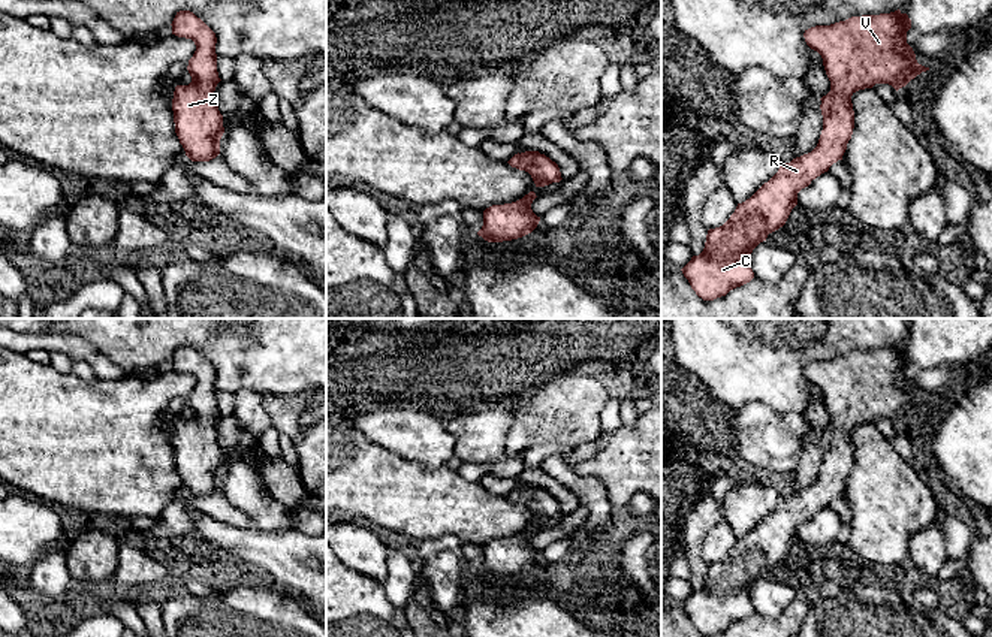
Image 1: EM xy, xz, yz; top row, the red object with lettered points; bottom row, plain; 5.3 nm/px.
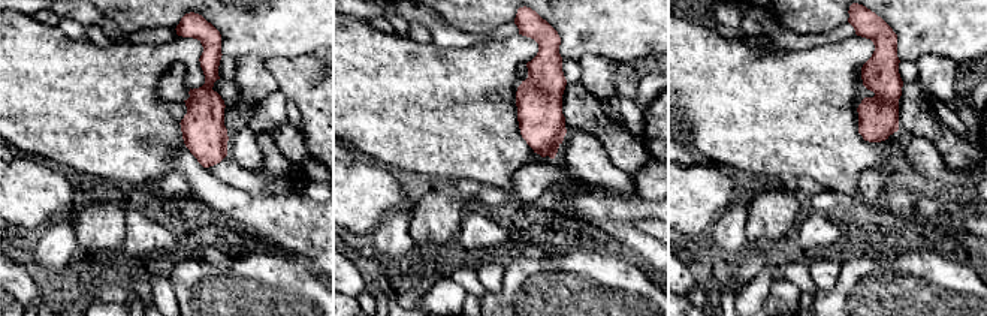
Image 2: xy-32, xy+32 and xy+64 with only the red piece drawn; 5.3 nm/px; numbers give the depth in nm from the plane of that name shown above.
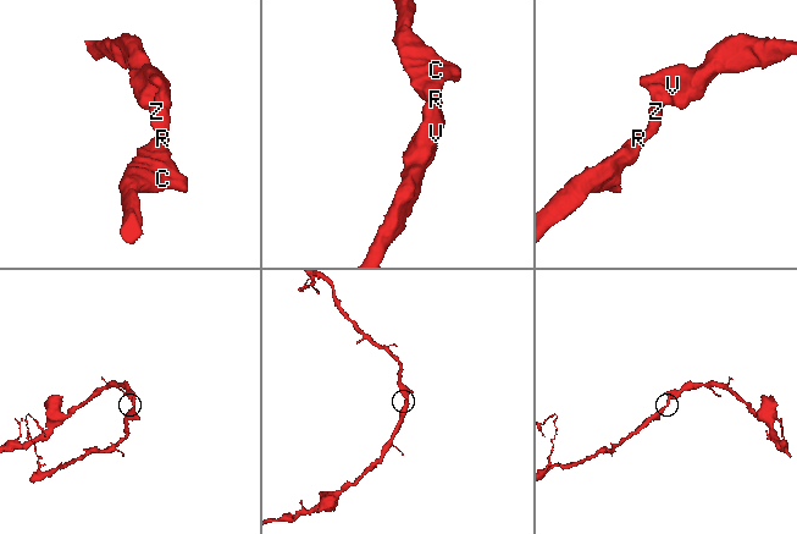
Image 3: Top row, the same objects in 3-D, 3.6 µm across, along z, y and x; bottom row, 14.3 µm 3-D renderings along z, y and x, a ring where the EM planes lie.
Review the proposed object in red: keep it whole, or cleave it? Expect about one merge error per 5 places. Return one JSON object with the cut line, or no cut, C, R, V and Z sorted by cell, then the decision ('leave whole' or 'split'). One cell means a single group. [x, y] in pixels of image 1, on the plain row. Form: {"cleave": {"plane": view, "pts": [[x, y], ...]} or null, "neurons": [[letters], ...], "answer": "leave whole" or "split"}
{"cleave": null, "neurons": [["C", "R", "V", "Z"]], "answer": "leave whole"}

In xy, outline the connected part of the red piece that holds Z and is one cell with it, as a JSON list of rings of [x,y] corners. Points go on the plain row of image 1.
[[[180,345],[172,356],[172,369],[192,374],[196,380],[187,405],[192,411],[189,420],[177,420],[172,434],[175,468],[186,490],[192,496],[209,496],[220,489],[220,474],[224,468],[223,450],[218,446],[215,422],[221,416],[217,407],[215,368],[193,347]]]

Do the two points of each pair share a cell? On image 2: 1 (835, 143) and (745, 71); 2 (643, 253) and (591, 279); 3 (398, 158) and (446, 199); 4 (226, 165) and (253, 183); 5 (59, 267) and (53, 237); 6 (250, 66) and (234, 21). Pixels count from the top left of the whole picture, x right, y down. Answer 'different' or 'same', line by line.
1: same
2: different
3: different
4: same
5: same
6: different

